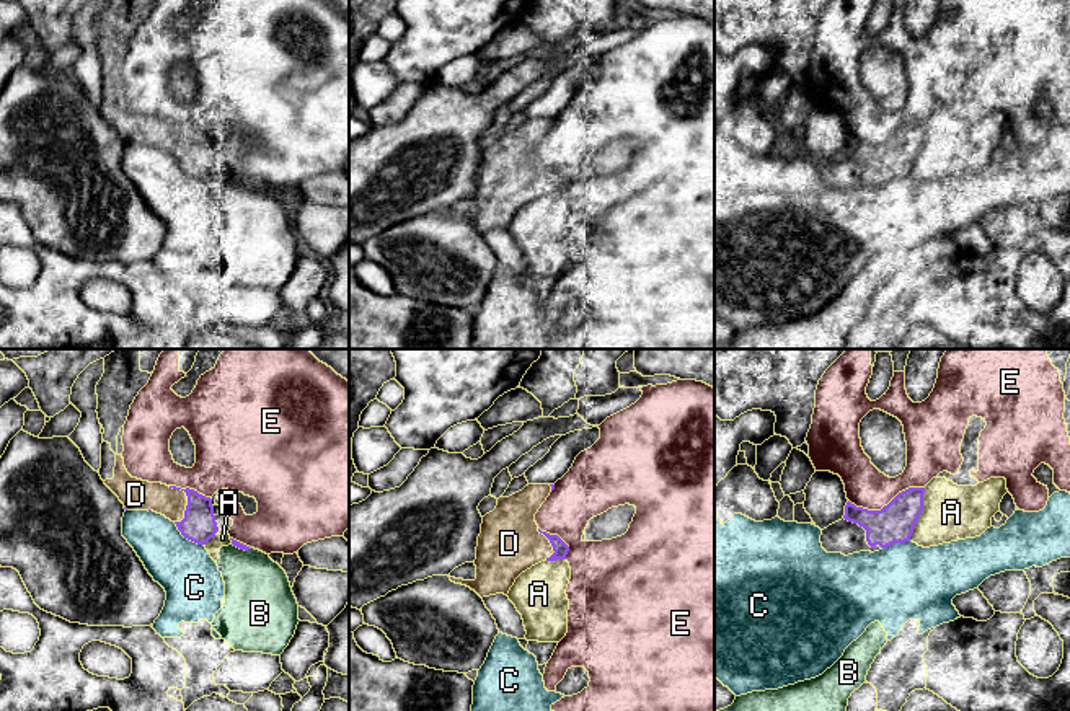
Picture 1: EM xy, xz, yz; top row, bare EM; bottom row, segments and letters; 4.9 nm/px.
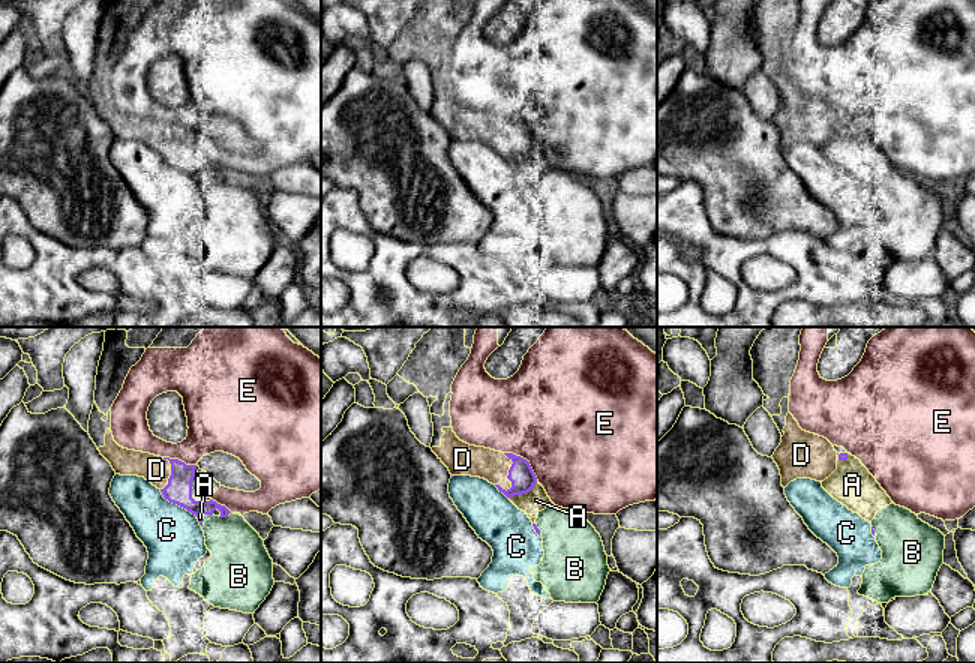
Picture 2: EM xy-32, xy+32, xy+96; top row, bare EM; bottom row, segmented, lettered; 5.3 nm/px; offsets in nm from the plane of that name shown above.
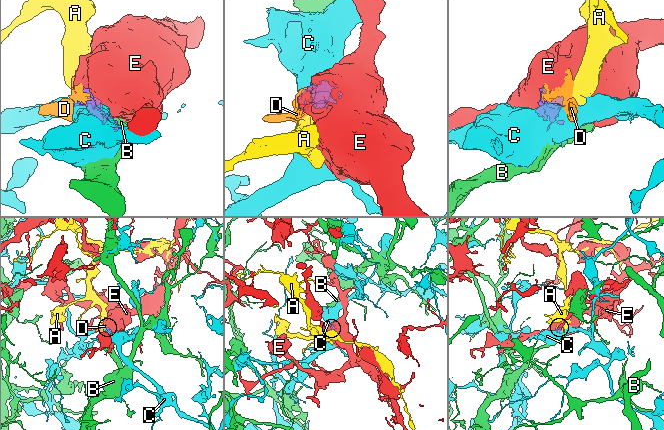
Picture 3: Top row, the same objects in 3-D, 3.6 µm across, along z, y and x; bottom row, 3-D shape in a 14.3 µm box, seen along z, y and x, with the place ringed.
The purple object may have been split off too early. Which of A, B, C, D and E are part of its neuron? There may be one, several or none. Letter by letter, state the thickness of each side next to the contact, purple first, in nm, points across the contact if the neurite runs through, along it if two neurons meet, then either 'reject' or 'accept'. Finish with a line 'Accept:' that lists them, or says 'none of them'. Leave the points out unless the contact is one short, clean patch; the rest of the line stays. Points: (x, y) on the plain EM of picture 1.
A: 190/280 nm | along yz (925, 123), (922, 147), (909, 175) | reject
B: 30/340 nm | reject
C: 170/280 nm | reject
D: 170/150 nm | accept
E: 190/200 nm | reject
Accept: D

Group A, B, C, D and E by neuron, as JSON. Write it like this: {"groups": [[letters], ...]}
{"groups": [["A", "B"], ["C"], ["D"], ["E"]]}

